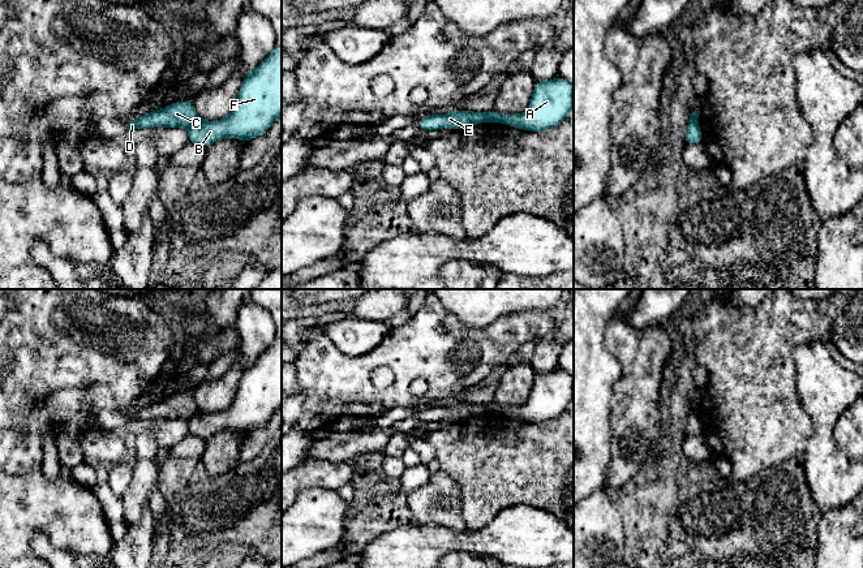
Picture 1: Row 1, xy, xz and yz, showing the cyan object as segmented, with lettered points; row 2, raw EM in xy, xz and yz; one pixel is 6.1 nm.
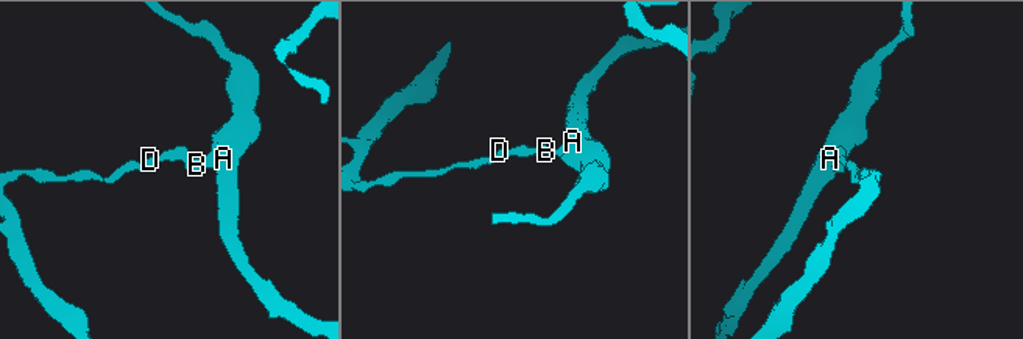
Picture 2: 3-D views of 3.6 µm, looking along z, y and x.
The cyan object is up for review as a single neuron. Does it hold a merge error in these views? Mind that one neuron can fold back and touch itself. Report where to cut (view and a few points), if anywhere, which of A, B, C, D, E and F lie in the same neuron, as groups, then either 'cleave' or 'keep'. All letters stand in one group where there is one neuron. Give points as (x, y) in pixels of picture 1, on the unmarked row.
cut in xy along (198, 409), (188, 421); A B F / C D E; cleave

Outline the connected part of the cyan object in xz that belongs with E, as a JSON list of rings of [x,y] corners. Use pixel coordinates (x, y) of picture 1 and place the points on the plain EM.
[[[460,401],[441,408],[433,408],[433,406],[422,408],[416,418],[424,422],[439,422],[446,418],[461,422],[471,417],[477,417],[486,413],[488,412],[485,405]]]

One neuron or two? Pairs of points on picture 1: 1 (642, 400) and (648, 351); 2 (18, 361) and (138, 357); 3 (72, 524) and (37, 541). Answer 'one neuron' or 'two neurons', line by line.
1: one neuron
2: one neuron
3: two neurons

